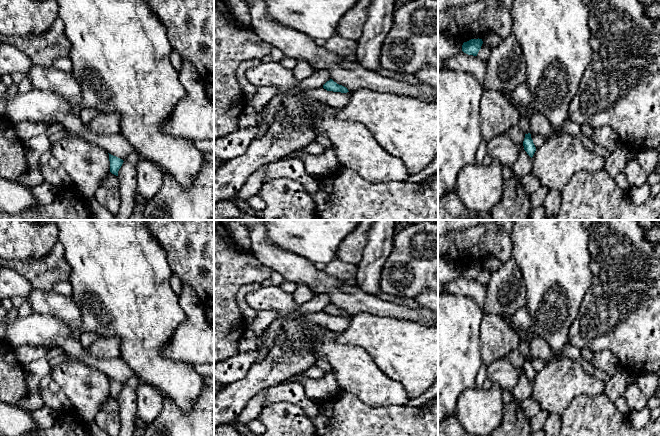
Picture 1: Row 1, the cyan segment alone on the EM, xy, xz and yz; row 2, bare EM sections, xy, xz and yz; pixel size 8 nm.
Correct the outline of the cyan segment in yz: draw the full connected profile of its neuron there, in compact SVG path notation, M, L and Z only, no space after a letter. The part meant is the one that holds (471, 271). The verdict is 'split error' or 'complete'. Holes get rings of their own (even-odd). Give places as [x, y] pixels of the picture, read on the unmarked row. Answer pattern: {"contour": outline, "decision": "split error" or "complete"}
{"contour": "M471 263L467 266L464 266L462 269L462 275L468 279L477 280L481 270L483 268L482 263Z", "decision": "complete"}

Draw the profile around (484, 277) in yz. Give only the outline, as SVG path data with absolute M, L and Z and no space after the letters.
M483 266L481 273L477 278L477 281L479 281L484 286L488 286L490 280L491 280L491 271L489 267Z

